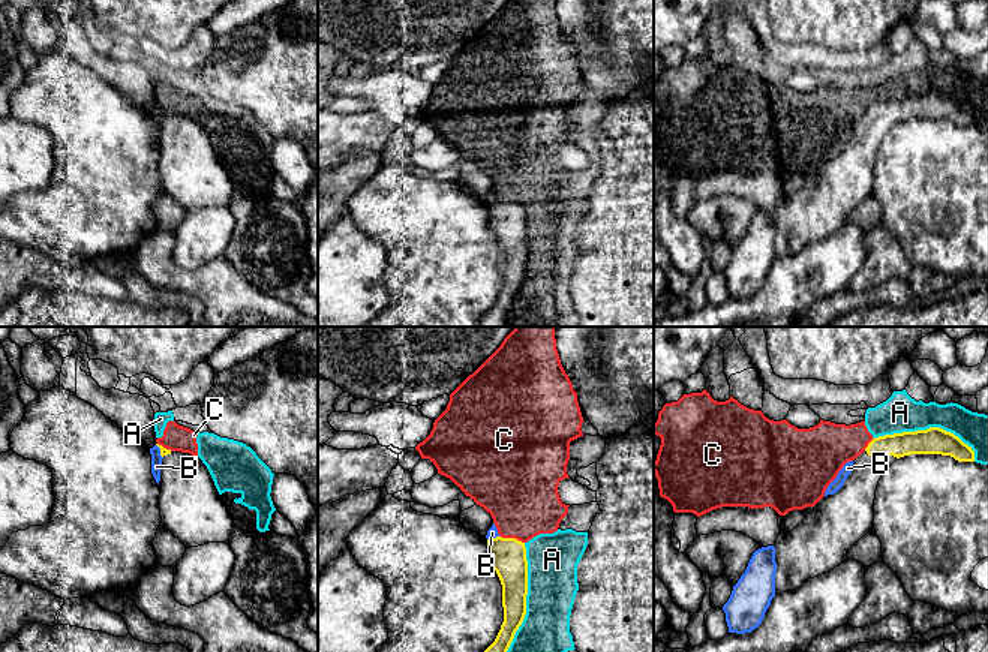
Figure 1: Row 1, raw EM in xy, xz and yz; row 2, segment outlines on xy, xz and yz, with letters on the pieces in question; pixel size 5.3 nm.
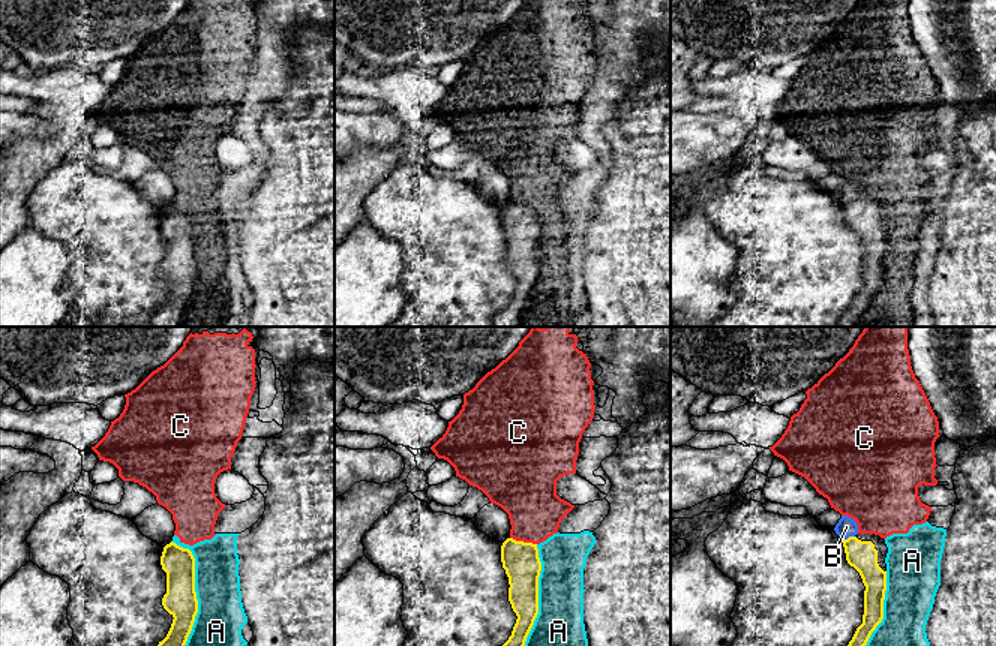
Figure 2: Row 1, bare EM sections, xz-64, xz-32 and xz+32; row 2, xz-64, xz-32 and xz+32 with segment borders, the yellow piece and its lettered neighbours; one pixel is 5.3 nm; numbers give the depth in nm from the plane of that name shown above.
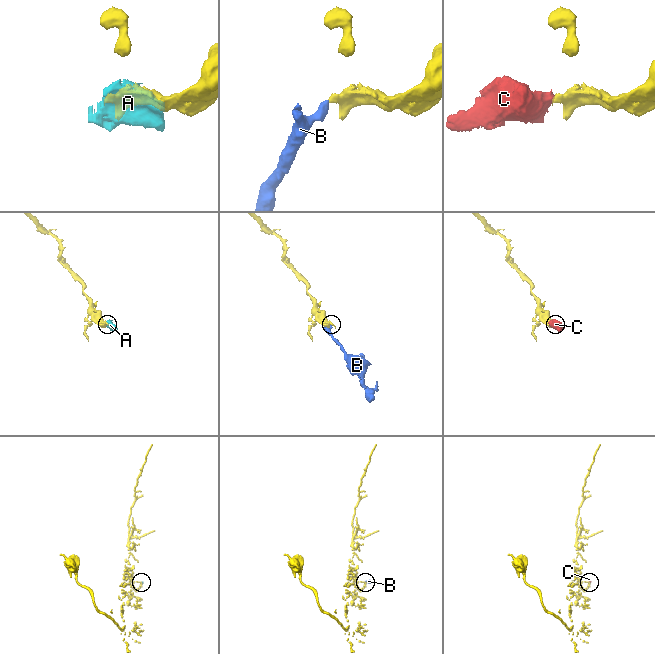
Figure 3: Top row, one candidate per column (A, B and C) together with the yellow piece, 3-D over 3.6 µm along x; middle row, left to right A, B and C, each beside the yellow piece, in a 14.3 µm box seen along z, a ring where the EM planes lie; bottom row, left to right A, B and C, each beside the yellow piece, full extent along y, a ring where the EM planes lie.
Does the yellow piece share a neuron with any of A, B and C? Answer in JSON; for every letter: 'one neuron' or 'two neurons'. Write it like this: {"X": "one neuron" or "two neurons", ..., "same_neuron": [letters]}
{"A": "two neurons", "B": "two neurons", "C": "two neurons", "same_neuron": []}

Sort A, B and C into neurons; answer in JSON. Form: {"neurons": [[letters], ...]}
{"neurons": [["A", "C"], ["B"]]}

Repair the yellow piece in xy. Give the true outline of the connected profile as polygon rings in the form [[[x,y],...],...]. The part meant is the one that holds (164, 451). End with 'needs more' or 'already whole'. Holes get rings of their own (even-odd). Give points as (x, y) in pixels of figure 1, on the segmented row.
[[[156,445],[163,457],[159,481],[163,529],[187,549],[229,541],[237,528],[202,460]]] | needs more

